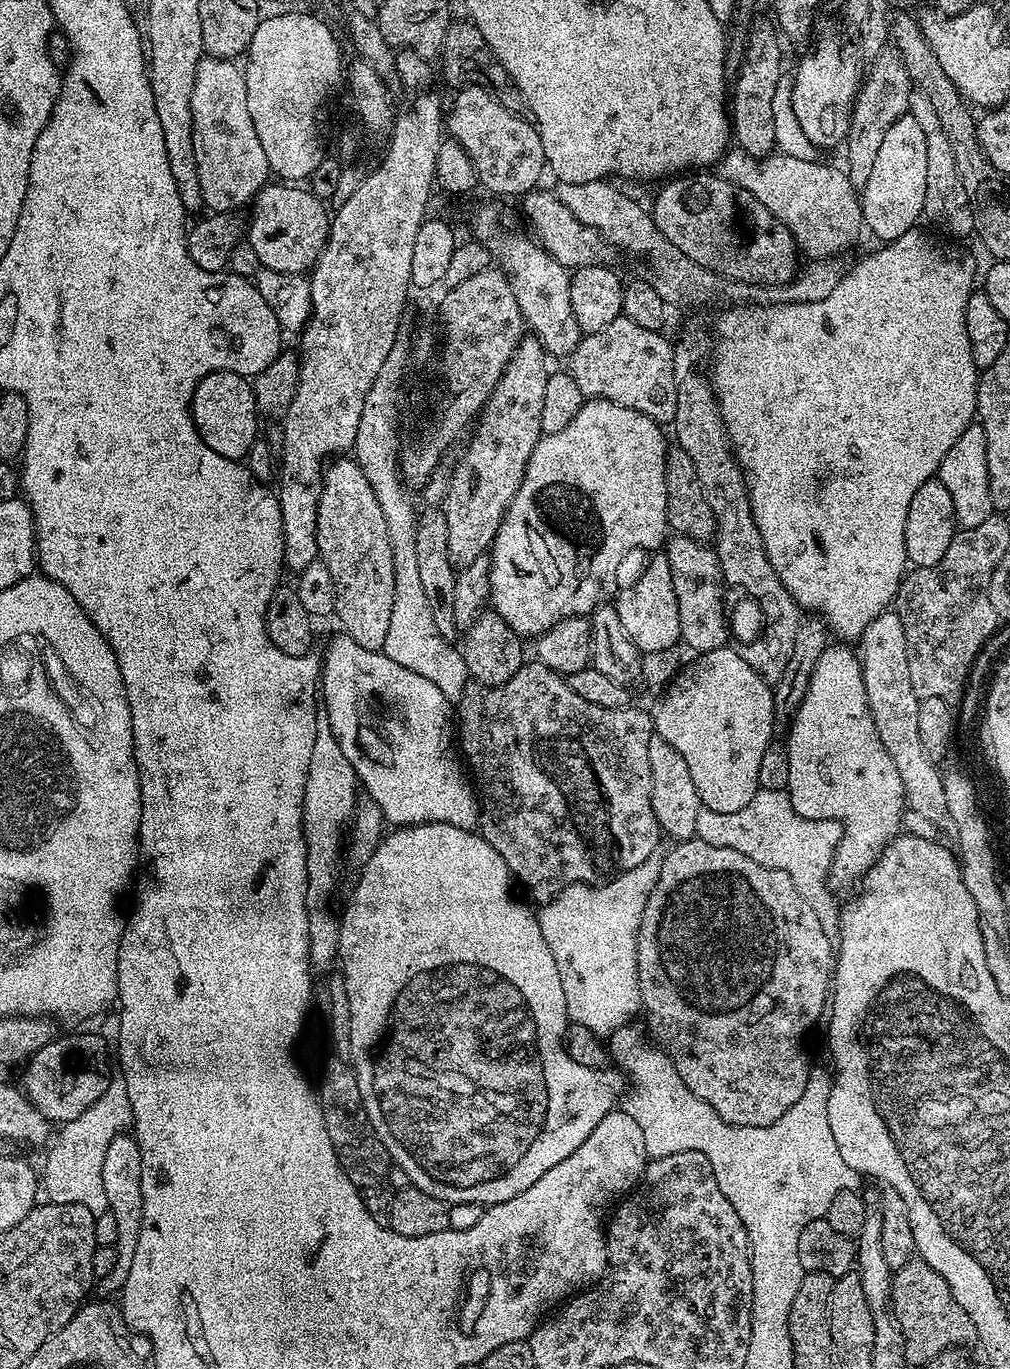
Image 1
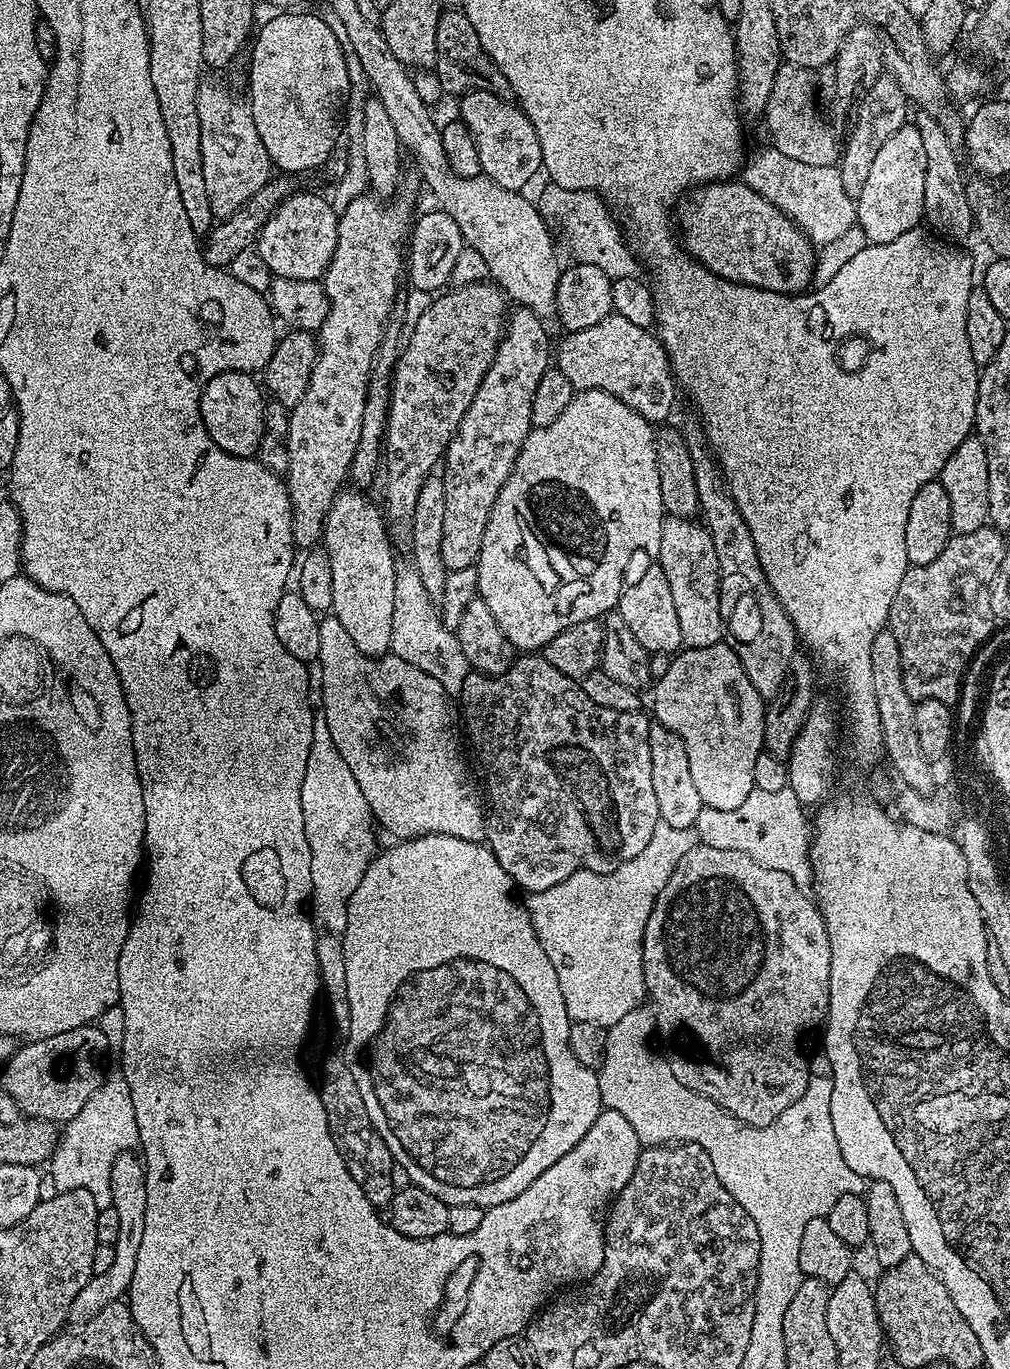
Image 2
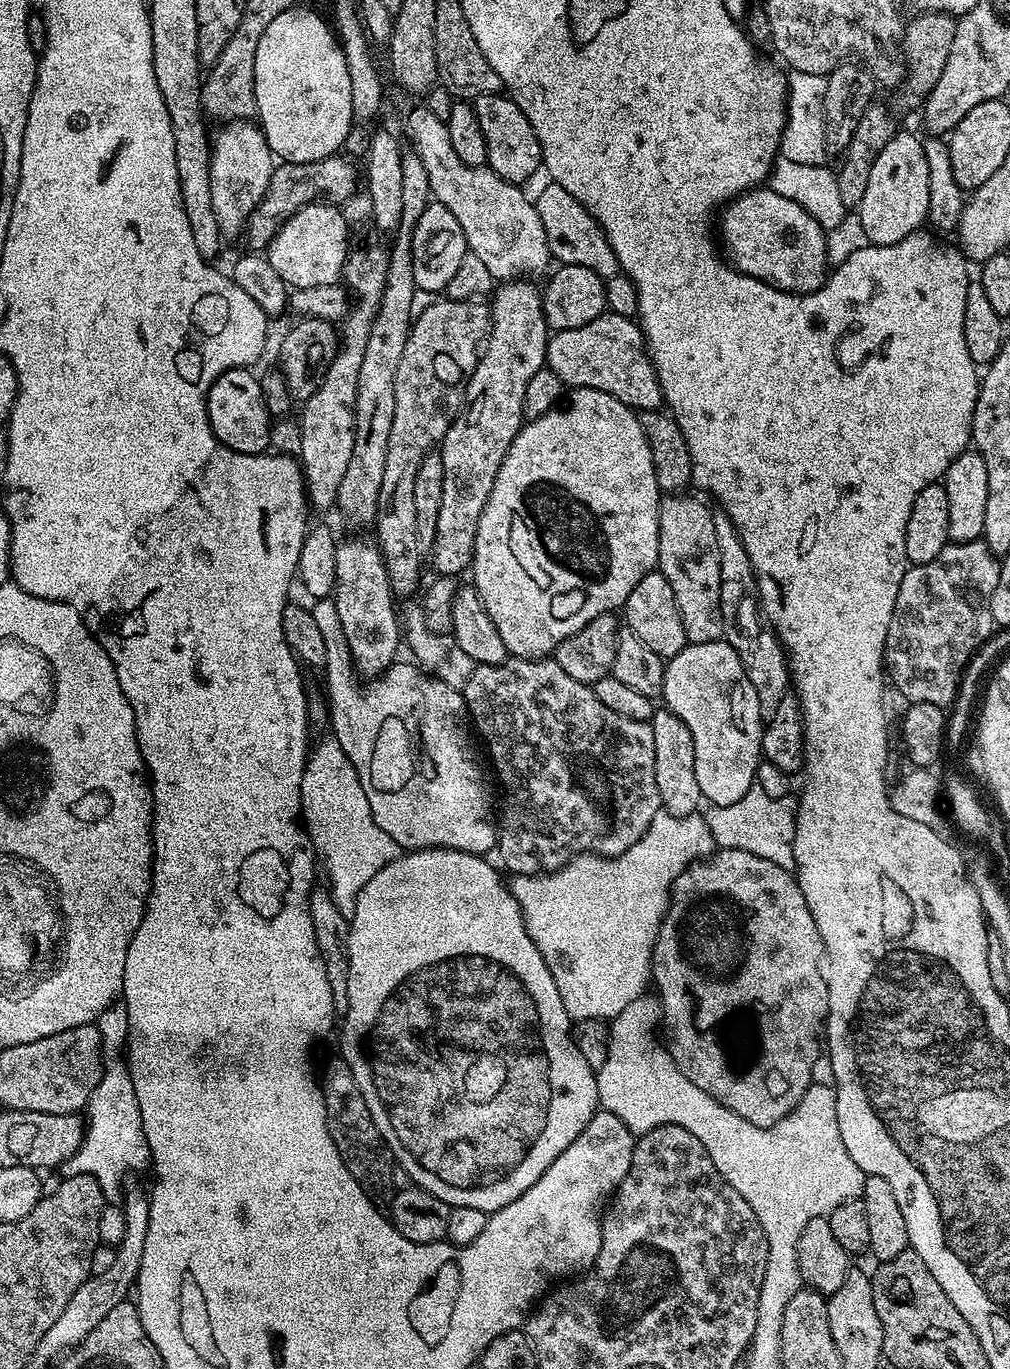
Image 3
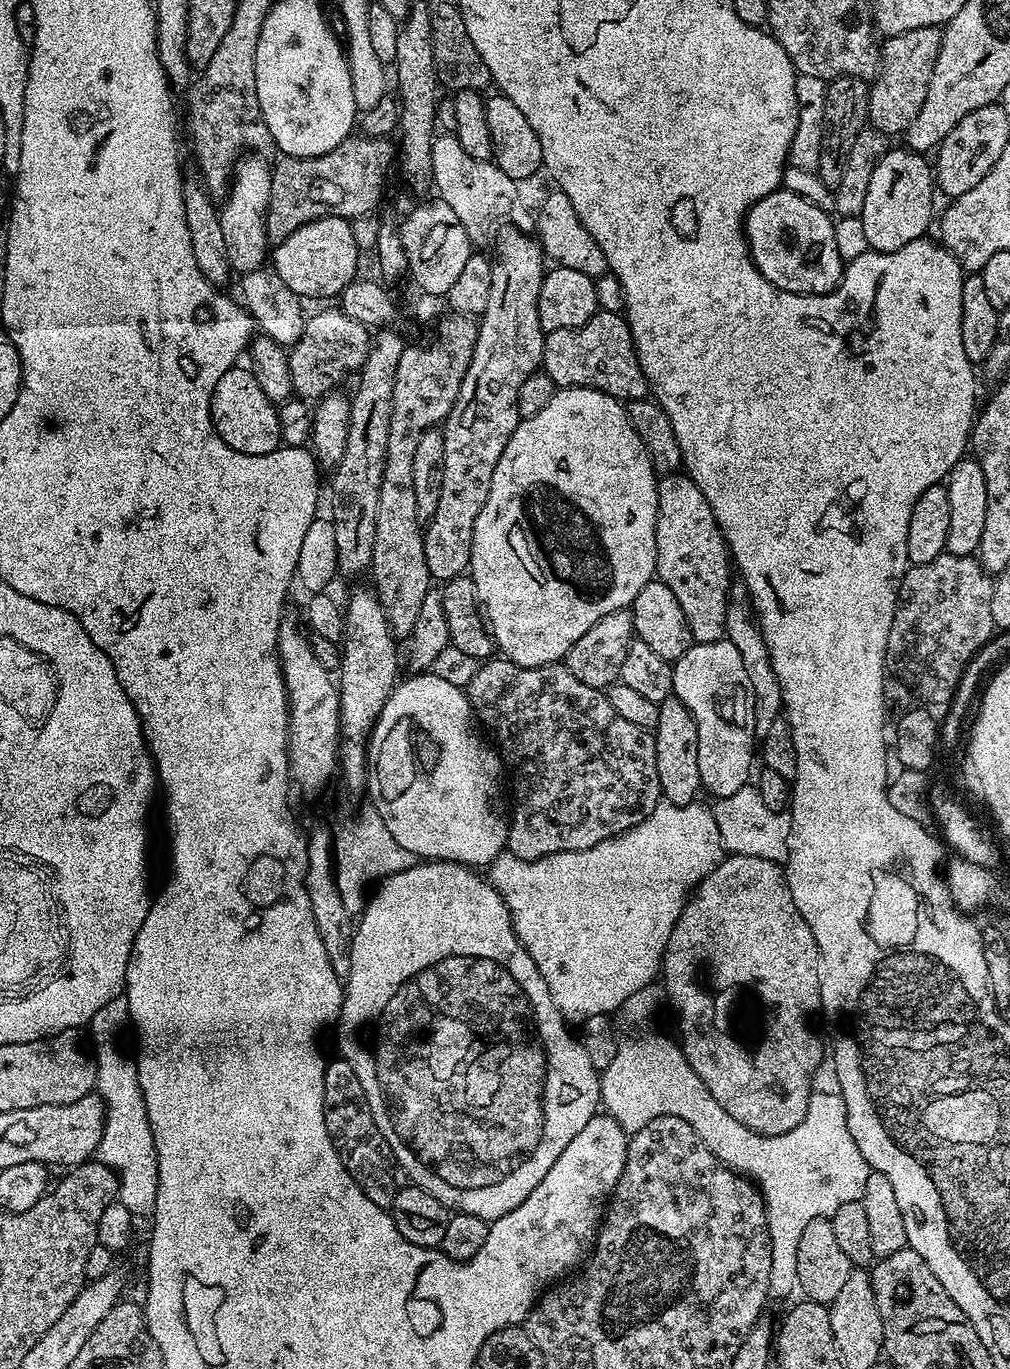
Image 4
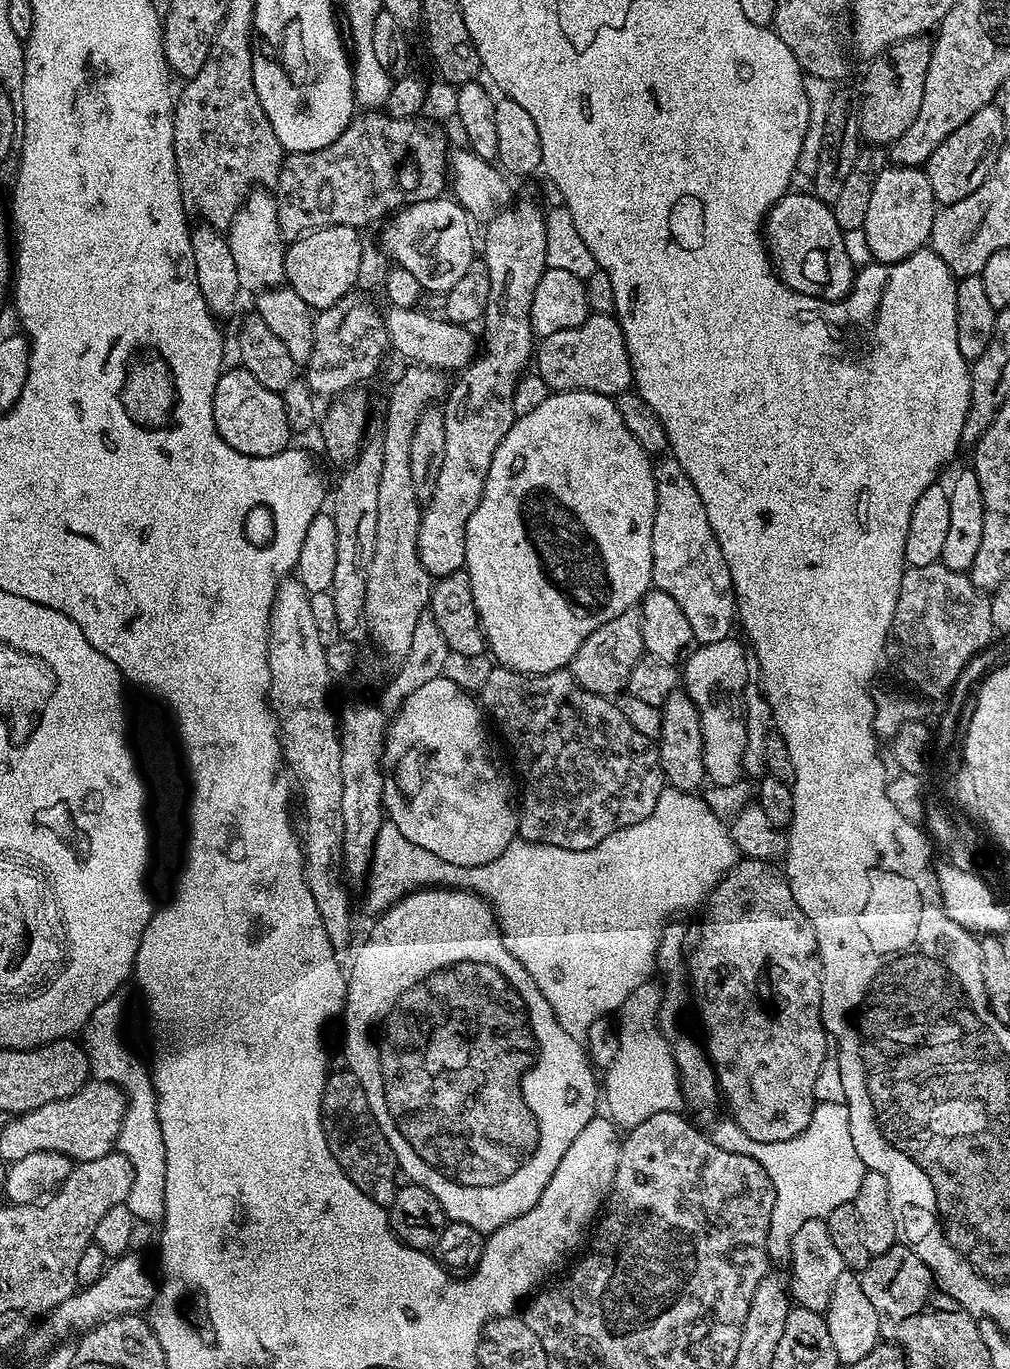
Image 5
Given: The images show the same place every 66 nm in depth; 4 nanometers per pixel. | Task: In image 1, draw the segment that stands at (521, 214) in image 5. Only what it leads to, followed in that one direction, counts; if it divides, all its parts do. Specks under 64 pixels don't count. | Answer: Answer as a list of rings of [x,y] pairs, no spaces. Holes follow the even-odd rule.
[[[525,335],[514,350],[498,386],[494,386],[490,398],[484,403],[484,410],[474,424],[476,433],[473,434],[464,457],[457,462],[456,468],[451,469],[452,482],[448,487],[448,496],[442,502],[442,510],[446,514],[446,550],[450,550],[450,562],[458,570],[470,566],[474,558],[485,555],[491,549],[498,534],[498,526],[522,482],[530,454],[534,454],[534,446],[538,446],[542,435],[542,398],[546,395],[546,382],[550,375],[548,363],[549,357],[538,337]]]

